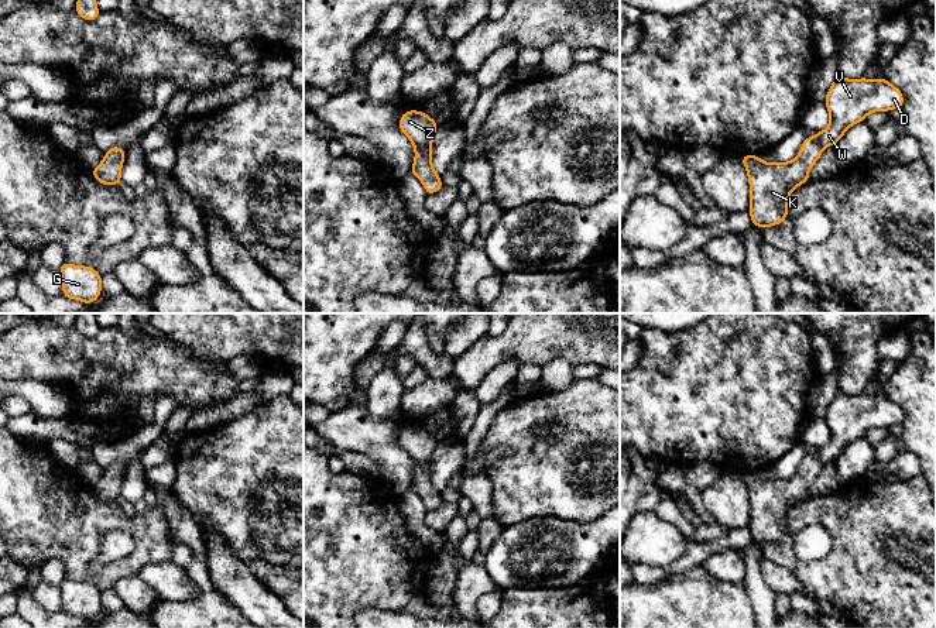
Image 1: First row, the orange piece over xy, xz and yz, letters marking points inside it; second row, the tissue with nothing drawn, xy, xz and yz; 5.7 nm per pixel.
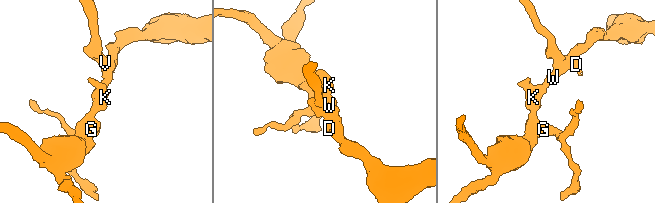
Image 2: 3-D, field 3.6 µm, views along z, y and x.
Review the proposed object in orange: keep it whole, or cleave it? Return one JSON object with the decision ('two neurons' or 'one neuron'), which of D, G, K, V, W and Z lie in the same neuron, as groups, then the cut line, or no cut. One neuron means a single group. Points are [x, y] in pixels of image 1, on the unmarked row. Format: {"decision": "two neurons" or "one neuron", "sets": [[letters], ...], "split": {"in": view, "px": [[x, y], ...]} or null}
{"decision": "one neuron", "sets": [["D", "G", "K", "V", "W", "Z"]], "split": null}

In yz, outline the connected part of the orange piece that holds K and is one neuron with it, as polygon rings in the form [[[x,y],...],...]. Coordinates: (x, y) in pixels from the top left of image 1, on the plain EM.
[[[837,391],[823,416],[830,430],[829,443],[806,453],[791,478],[764,478],[758,471],[743,471],[750,498],[751,538],[758,545],[776,542],[788,533],[791,508],[809,497],[809,485],[827,461],[836,461],[854,440],[871,428],[902,425],[904,411],[885,394],[847,395]]]

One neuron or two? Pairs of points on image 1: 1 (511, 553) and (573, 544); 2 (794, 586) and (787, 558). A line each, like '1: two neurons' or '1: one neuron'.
1: one neuron
2: two neurons

